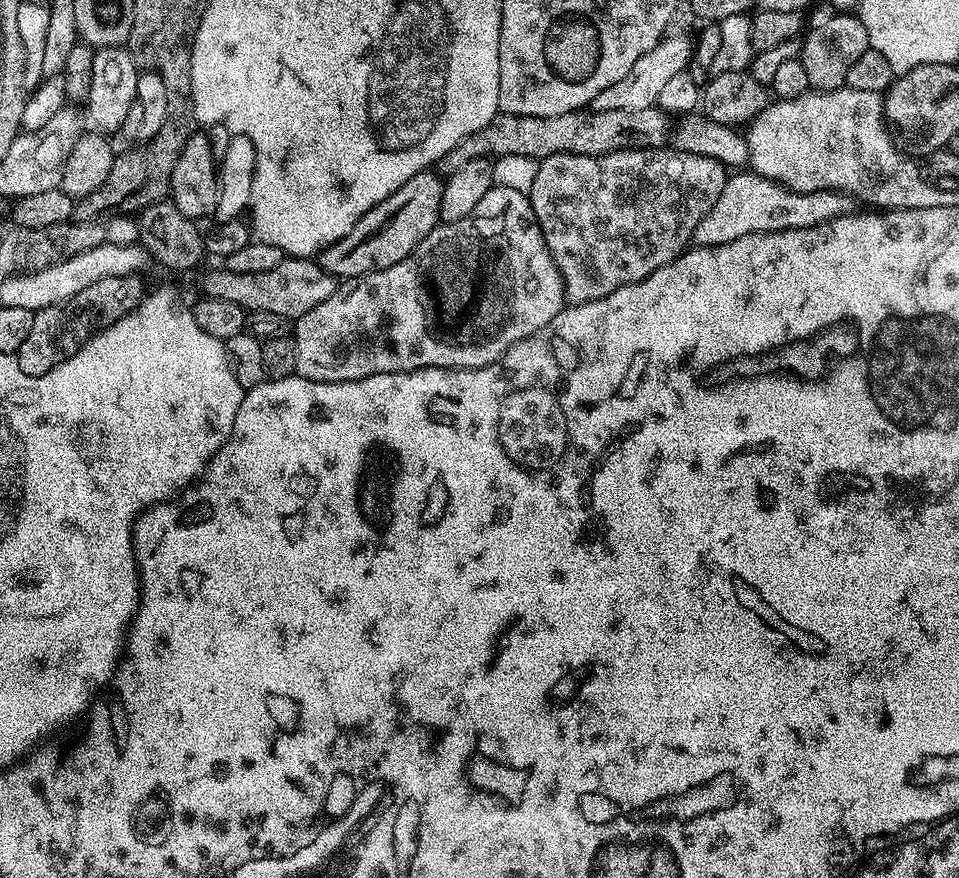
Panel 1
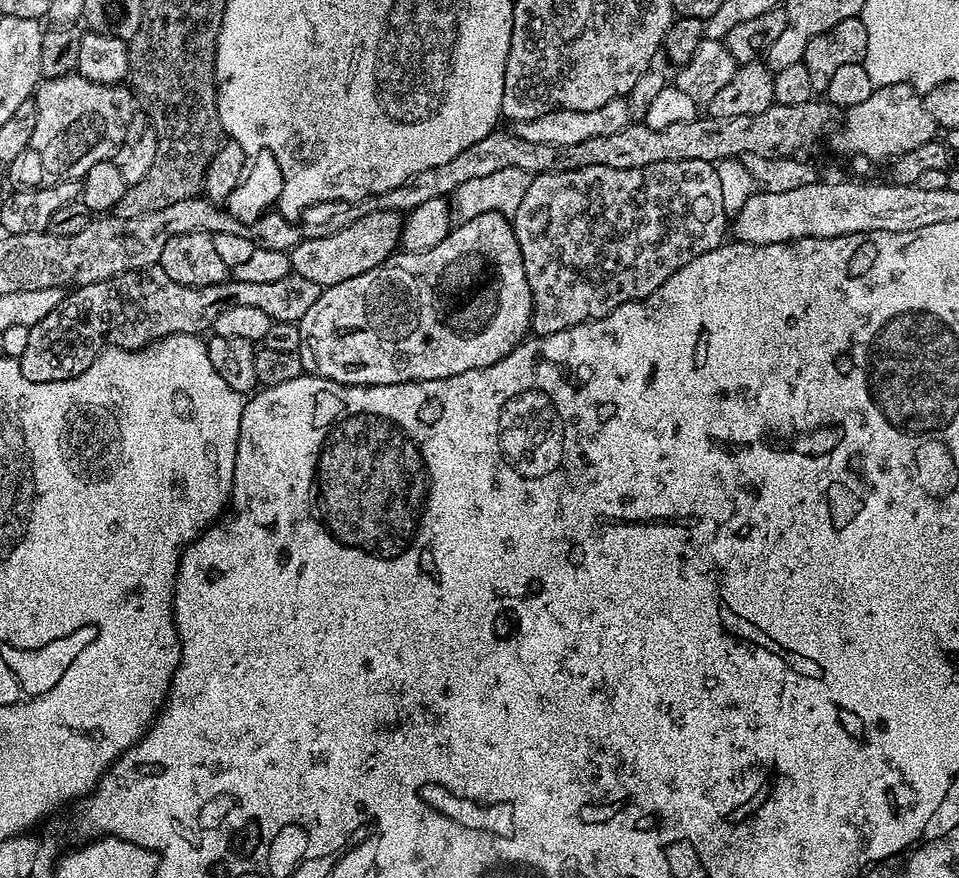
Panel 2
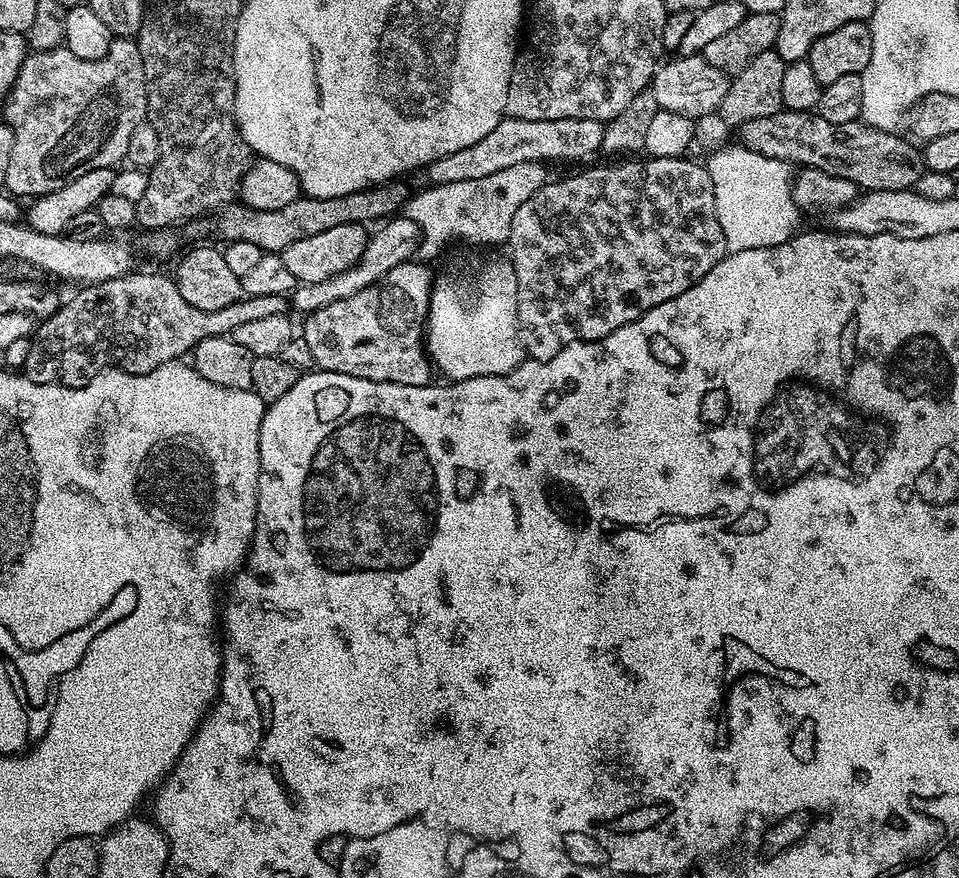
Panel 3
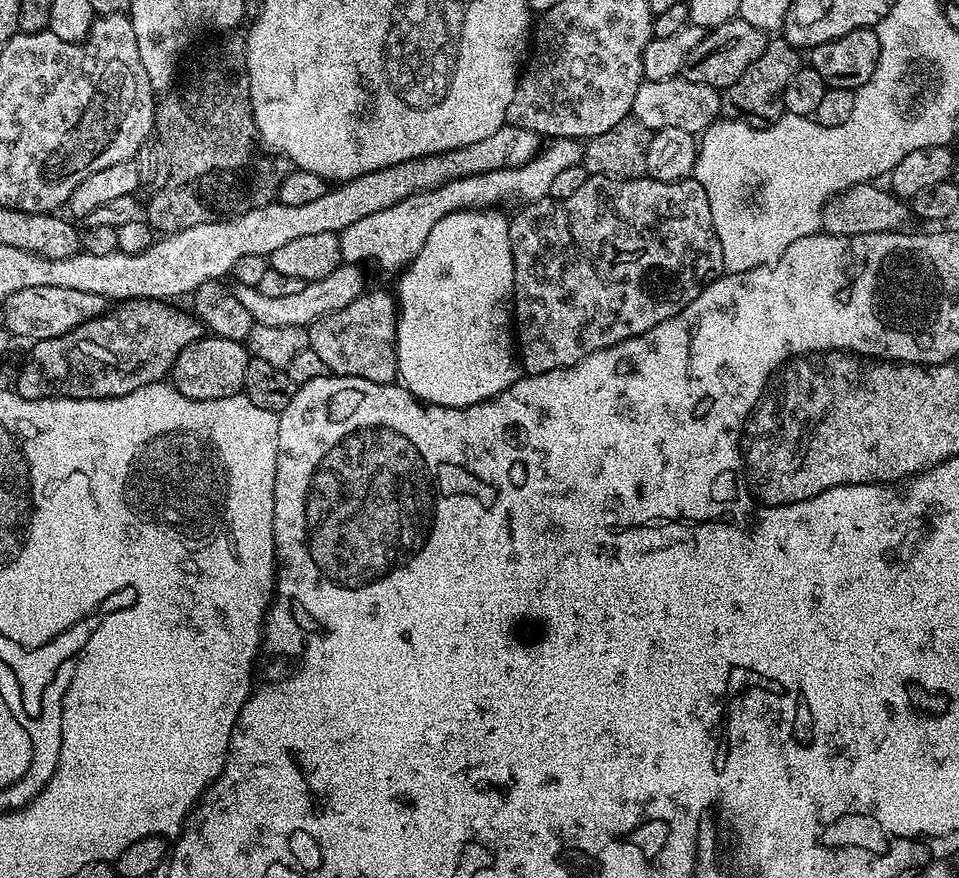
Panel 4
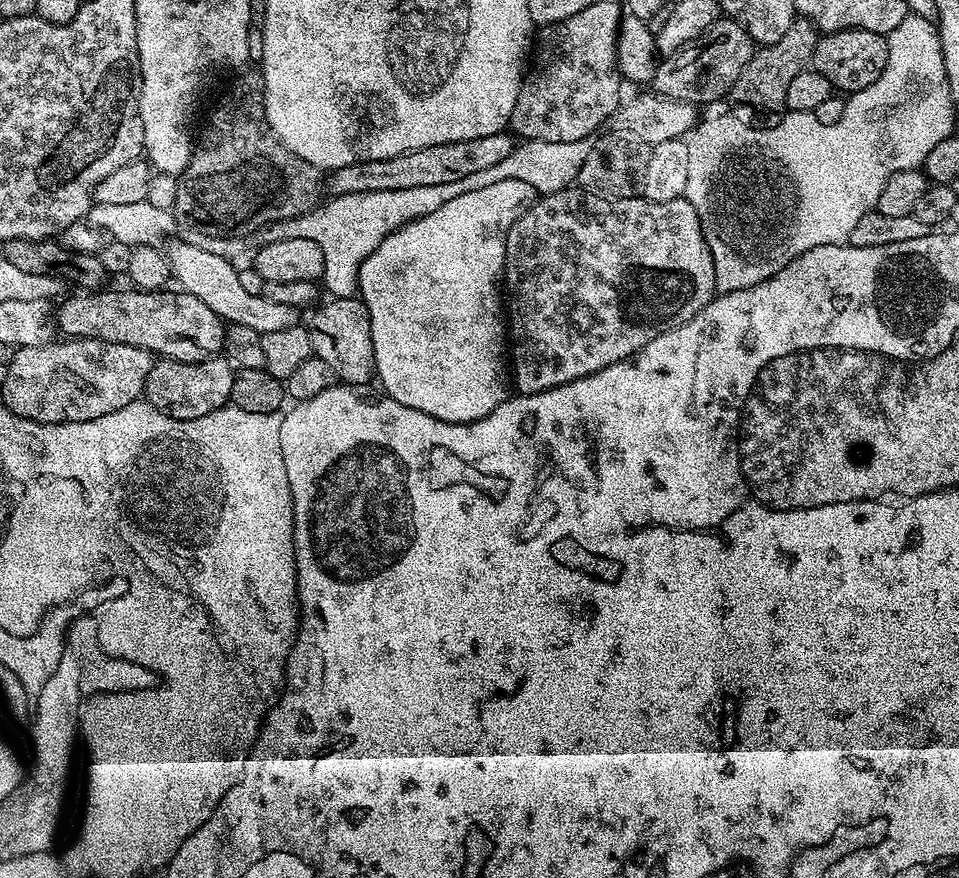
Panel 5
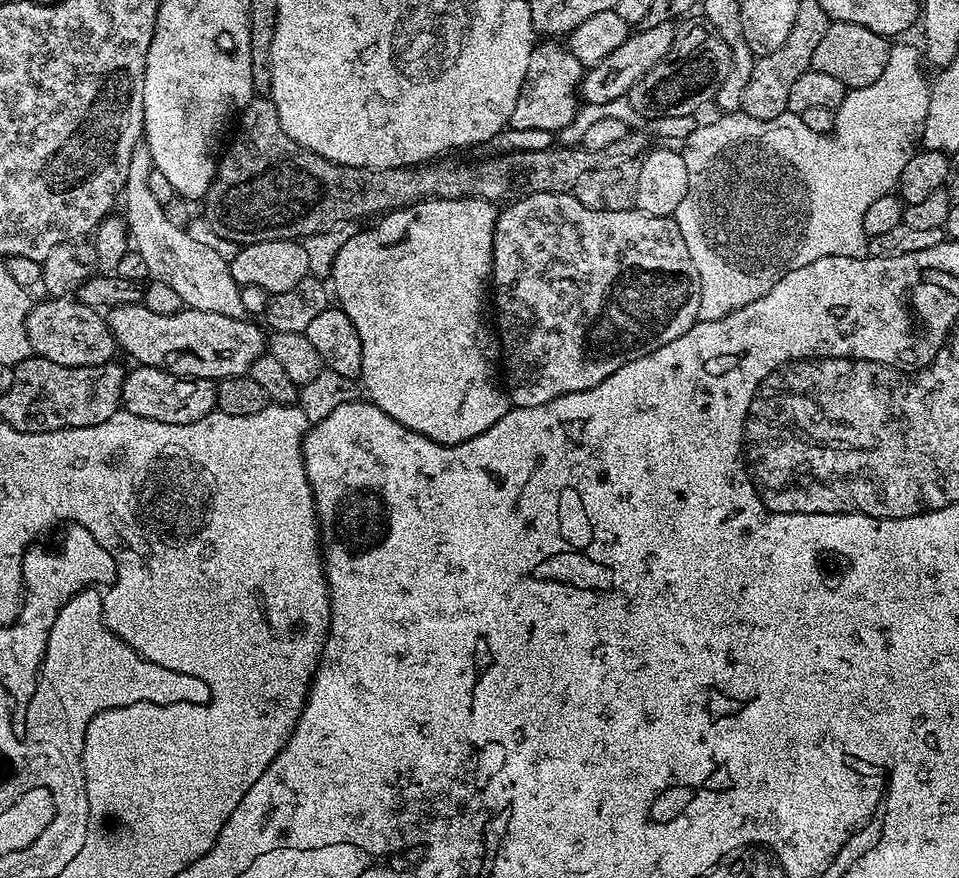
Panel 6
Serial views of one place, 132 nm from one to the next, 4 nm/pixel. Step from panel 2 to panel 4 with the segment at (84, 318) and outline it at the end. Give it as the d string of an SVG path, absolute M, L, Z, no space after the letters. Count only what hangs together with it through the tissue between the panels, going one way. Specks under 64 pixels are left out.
M126 300L117 303L104 315L82 322L82 326L58 338L35 341L24 369L14 376L14 391L22 398L31 400L41 400L47 396L69 396L75 400L85 400L95 396L130 394L147 384L161 383L171 373L178 354L182 354L186 346L199 340L206 332L204 325L191 311L183 312L174 305L162 300Z

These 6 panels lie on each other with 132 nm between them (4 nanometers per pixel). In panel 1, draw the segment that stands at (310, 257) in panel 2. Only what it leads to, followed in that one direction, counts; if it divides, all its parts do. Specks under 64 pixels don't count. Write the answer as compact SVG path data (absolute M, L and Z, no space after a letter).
M425 170L414 174L390 198L374 206L338 242L325 248L318 257L318 263L337 278L361 276L378 270L386 270L402 258L406 258L424 241L436 225L441 223L440 207L444 204L444 180L435 176L435 171Z

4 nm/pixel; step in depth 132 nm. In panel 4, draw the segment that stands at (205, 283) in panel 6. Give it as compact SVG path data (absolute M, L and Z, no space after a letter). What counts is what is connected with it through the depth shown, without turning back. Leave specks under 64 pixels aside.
M340 263L326 278L309 280L304 283L302 290L295 294L289 294L282 298L269 298L267 294L262 294L258 286L252 288L248 284L235 285L234 291L238 302L250 310L253 321L262 326L302 326L308 328L315 320L321 320L326 314L334 314L334 310L343 310L354 302L354 298L364 295L366 285L364 285L365 269L359 264Z

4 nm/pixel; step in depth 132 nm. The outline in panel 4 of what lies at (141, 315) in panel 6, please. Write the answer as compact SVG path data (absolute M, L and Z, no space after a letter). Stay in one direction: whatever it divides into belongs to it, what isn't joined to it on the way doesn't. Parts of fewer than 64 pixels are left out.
M28 286L26 290L18 290L3 297L2 304L3 327L13 337L21 336L27 342L58 338L82 326L82 322L104 315L110 308L110 302L102 294L89 294L87 290L69 290L63 286Z

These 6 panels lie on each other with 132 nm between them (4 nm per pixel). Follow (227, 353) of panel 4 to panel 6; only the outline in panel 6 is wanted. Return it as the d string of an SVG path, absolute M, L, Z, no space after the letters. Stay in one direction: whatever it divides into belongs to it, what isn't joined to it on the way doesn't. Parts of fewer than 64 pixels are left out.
M145 364L133 367L125 375L120 402L123 411L138 414L154 422L189 424L206 418L216 408L216 384L211 380L194 380L190 376L175 376L161 368Z

